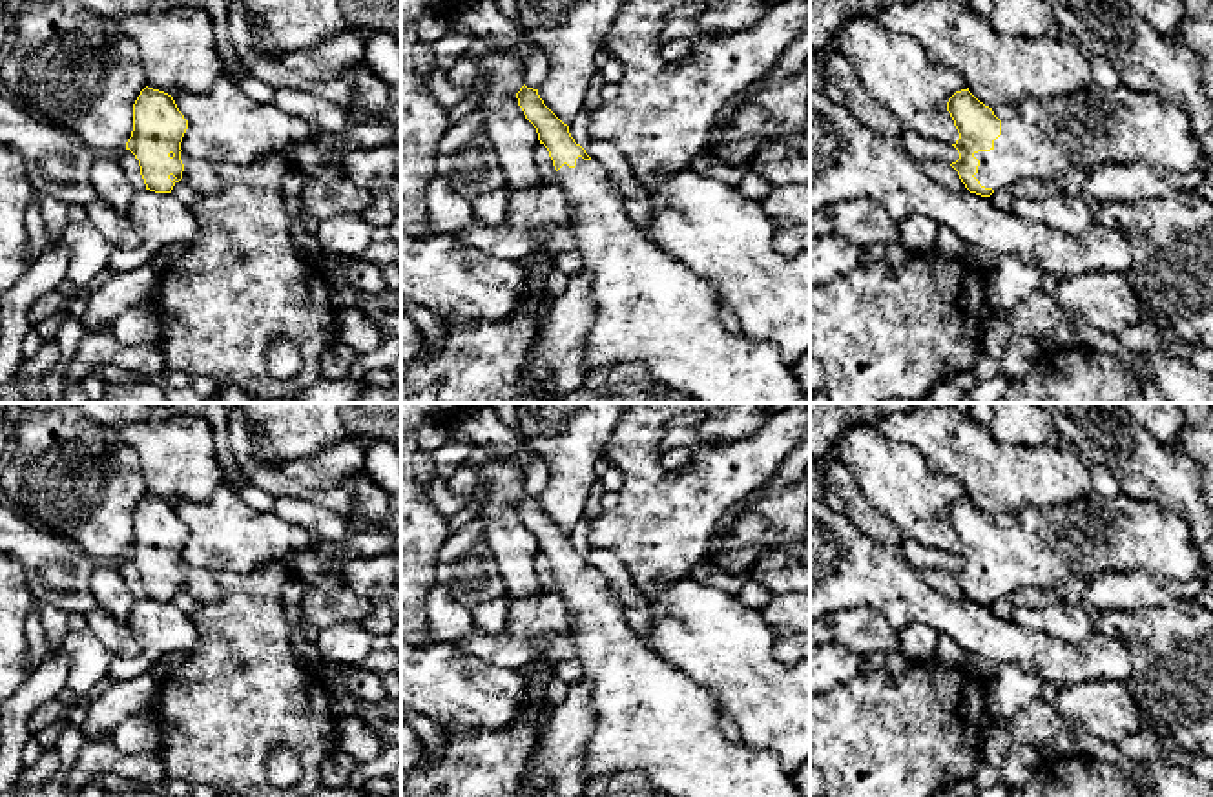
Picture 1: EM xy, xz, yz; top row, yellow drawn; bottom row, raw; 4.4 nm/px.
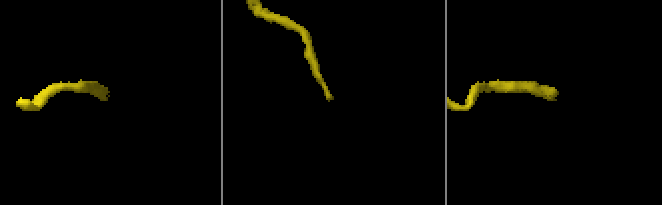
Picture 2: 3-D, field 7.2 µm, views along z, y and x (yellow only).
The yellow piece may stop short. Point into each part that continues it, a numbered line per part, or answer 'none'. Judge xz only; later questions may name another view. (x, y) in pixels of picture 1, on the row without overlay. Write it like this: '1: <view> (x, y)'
1: xz (652, 717)

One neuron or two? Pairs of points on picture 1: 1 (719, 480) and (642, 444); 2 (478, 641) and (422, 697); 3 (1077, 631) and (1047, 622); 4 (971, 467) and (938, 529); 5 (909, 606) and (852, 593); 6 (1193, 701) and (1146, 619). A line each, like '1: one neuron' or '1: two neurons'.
1: one neuron
2: two neurons
3: one neuron
4: two neurons
5: one neuron
6: one neuron

